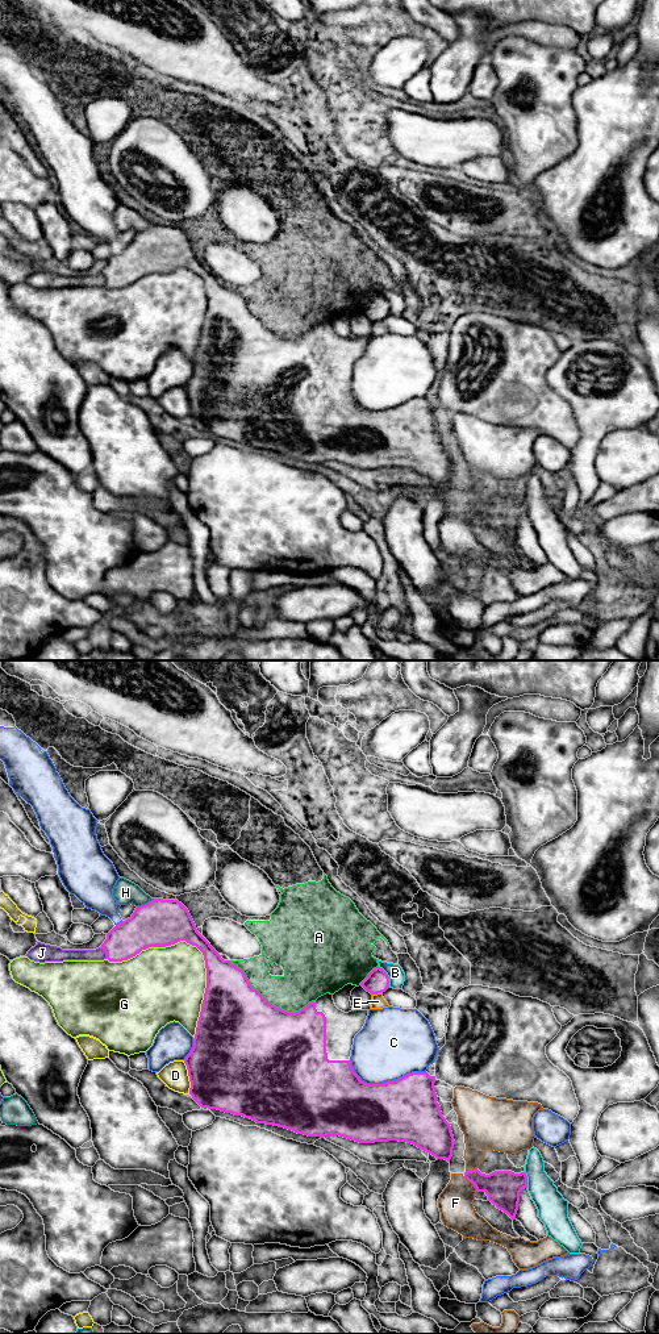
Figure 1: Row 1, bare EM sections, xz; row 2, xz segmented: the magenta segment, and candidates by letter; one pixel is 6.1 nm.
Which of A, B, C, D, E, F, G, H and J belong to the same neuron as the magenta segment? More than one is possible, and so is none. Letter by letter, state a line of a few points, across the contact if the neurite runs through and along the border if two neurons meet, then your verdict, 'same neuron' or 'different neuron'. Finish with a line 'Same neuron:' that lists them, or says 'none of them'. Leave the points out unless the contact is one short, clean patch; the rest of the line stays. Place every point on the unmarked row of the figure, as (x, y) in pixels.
A: different neuron
B: different neuron
C: different neuron
D: different neuron
E: different neuron
F: different neuron
G: different neuron
H: different neuron
J: different neuron
Same neuron: none of them

